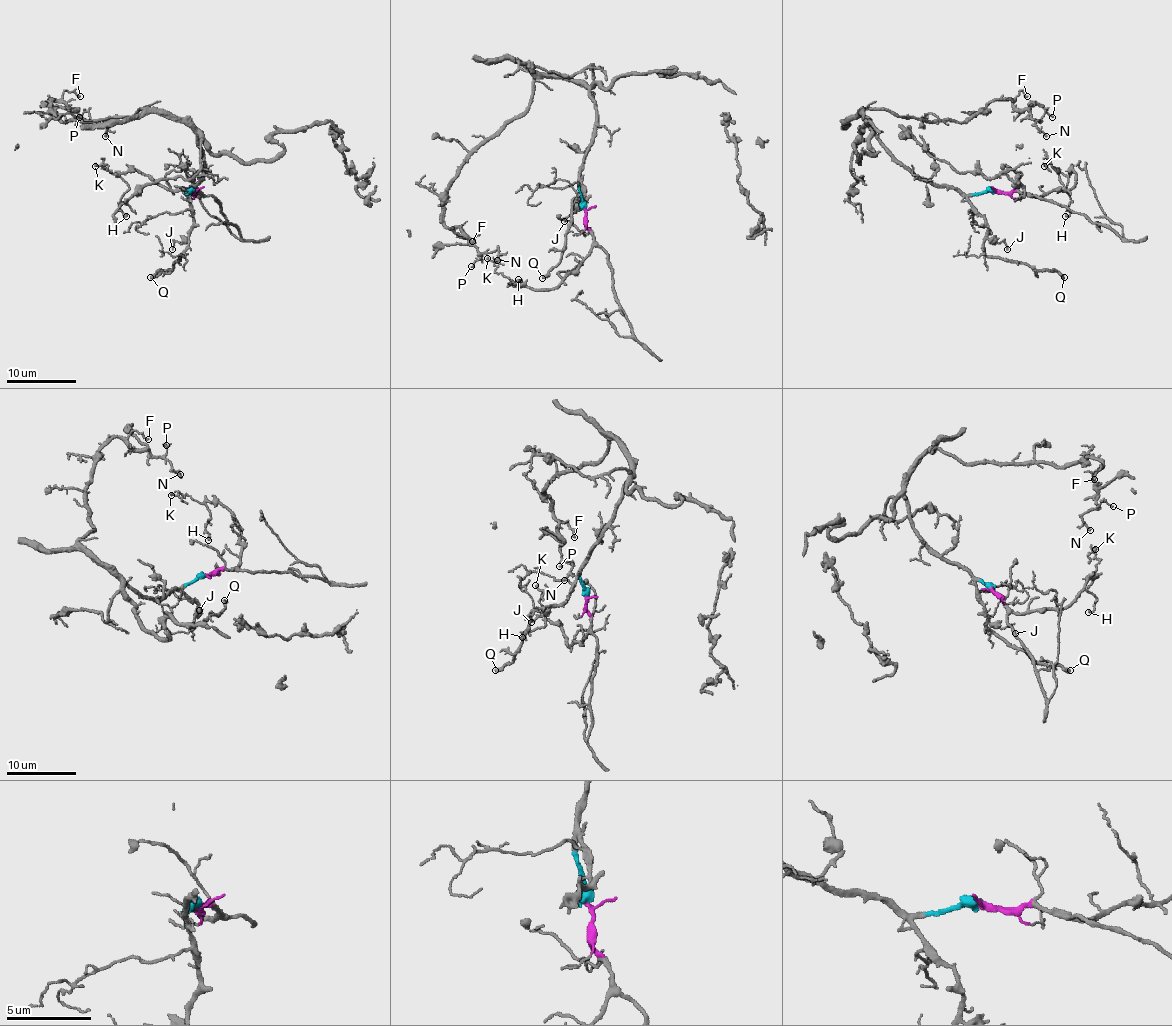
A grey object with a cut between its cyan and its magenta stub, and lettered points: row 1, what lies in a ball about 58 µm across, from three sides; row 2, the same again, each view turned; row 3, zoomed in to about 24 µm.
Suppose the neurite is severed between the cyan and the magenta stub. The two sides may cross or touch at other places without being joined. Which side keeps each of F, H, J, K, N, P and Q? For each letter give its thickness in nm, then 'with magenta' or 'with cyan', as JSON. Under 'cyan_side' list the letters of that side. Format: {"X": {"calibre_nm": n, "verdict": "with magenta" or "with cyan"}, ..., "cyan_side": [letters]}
{"F": {"calibre_nm": 130, "verdict": "with cyan"}, "H": {"calibre_nm": 150, "verdict": "with magenta"}, "J": {"calibre_nm": 80, "verdict": "with cyan"}, "K": {"calibre_nm": 120, "verdict": "with magenta"}, "N": {"calibre_nm": 140, "verdict": "with cyan"}, "P": {"calibre_nm": 90, "verdict": "with cyan"}, "Q": {"calibre_nm": 320, "verdict": "with cyan"}, "cyan_side": ["F", "J", "N", "P", "Q"]}

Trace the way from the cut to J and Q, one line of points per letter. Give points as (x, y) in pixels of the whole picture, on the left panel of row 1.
J: (191, 190), (187, 194), (193, 218), (189, 236), (182, 243), (175, 241), (172, 250)
Q: (191, 190), (187, 194), (193, 222), (187, 246), (170, 269), (158, 270), (151, 277)

